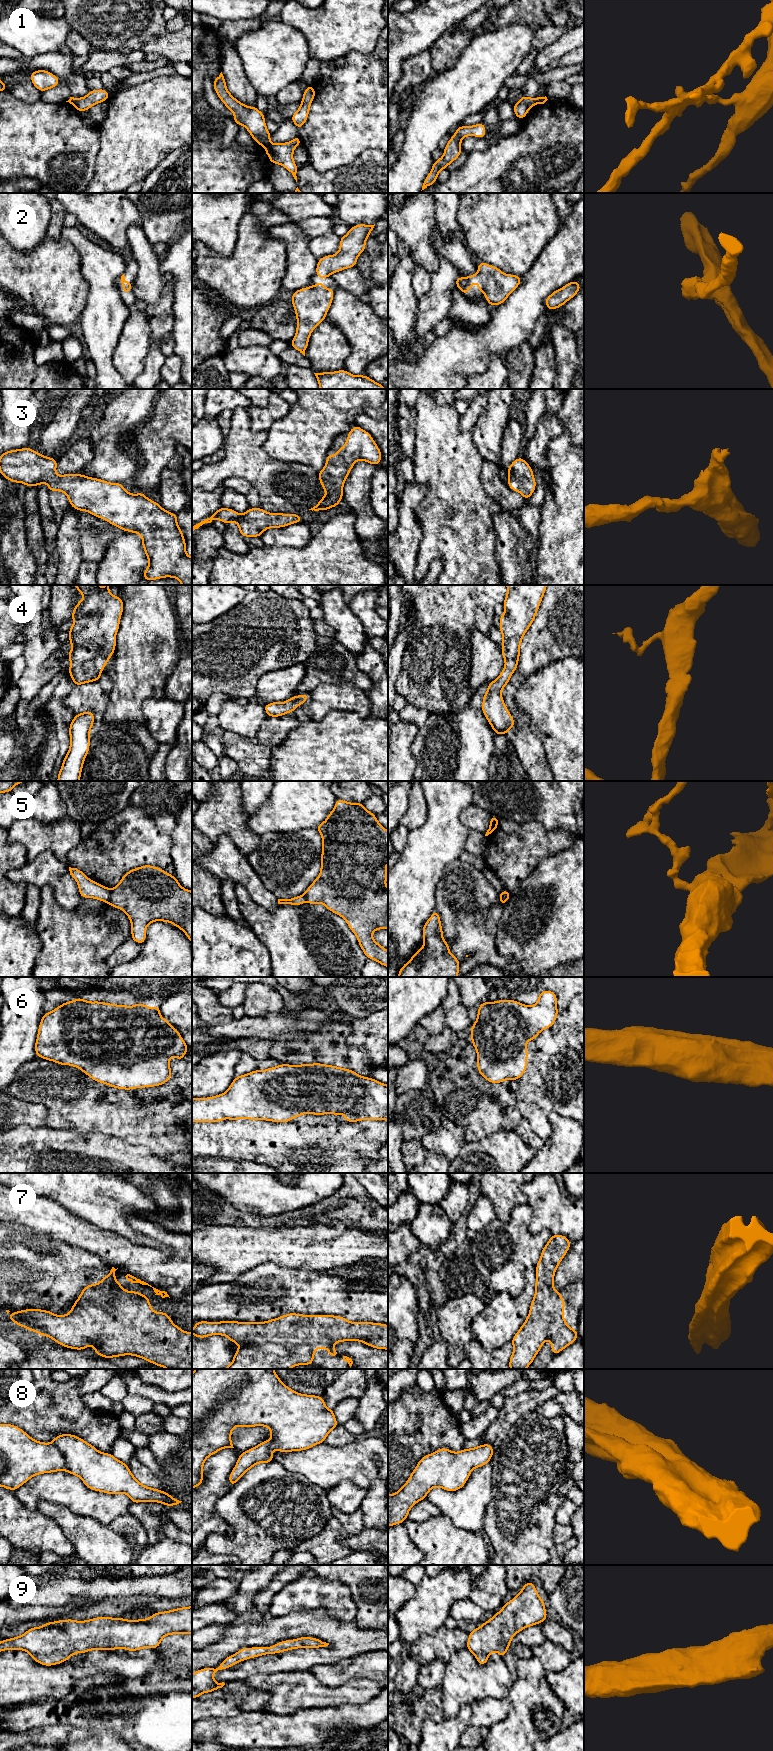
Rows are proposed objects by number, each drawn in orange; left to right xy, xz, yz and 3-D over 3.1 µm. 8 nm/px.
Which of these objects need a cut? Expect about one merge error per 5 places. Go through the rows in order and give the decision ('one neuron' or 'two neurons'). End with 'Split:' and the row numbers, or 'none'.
1: two neurons
2: one neuron
3: one neuron
4: one neuron
5: two neurons
6: one neuron
7: one neuron
8: one neuron
9: one neuron
Split: 1, 5

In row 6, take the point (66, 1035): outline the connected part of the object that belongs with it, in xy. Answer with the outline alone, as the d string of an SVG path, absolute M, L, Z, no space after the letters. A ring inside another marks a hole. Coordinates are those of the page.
M81 997L65 1002L51 1012L44 1013L35 1042L36 1056L60 1065L77 1067L93 1080L117 1089L131 1090L163 1085L172 1077L169 1059L176 1057L184 1060L189 1046L179 1031L160 1015L160 1008L159 1005L150 1008L140 1002L134 1006L89 1002Z

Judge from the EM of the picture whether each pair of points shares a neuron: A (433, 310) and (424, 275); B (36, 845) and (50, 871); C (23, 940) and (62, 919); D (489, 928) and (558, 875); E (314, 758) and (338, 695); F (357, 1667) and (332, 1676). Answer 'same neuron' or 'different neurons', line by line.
A: different neurons
B: different neurons
C: different neurons
D: different neurons
E: different neurons
F: same neuron

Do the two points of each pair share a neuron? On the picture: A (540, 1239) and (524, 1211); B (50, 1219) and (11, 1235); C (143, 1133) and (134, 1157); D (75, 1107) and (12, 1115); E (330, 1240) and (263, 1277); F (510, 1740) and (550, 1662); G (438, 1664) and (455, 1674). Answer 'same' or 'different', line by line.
A: same
B: same
C: different
D: different
E: different
F: different
G: different

